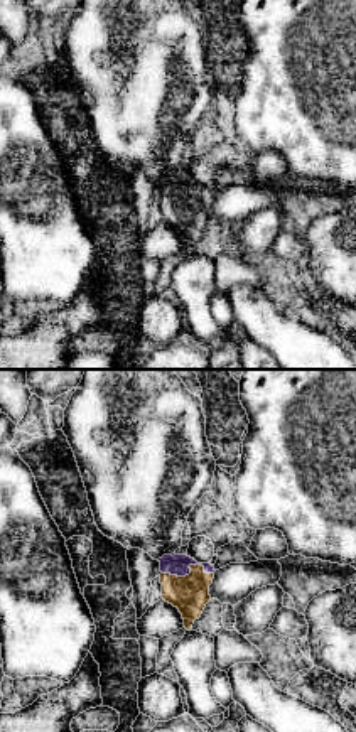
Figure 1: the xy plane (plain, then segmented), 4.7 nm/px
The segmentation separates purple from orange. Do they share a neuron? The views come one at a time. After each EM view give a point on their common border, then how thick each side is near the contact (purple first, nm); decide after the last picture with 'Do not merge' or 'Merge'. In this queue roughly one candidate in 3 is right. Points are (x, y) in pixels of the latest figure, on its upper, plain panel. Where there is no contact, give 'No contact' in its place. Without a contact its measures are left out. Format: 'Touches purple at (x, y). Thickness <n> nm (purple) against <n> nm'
Touches purple at (189, 193). Thickness 100 nm (purple) against 180 nm

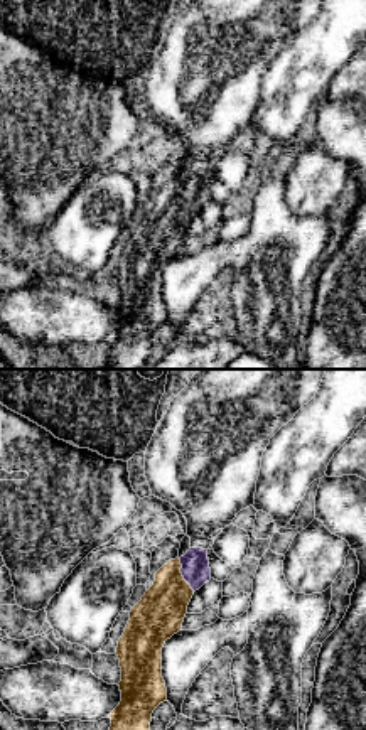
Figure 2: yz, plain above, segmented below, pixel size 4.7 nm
Touches purple at (182, 198). Thickness 140 nm (purple) against 220 nm

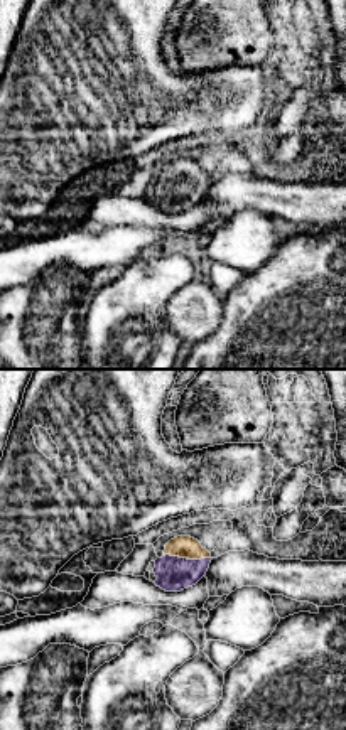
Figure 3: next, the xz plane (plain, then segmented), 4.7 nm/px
Touches purple at (186, 181). Thickness 170 nm (purple) against 110 nm

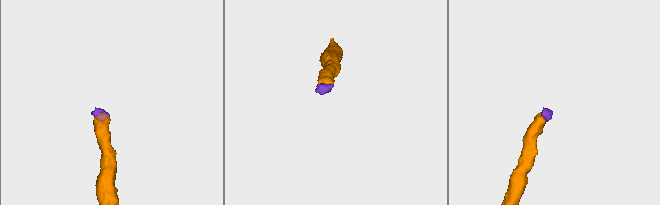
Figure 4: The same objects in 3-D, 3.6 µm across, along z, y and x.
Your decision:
Merge

